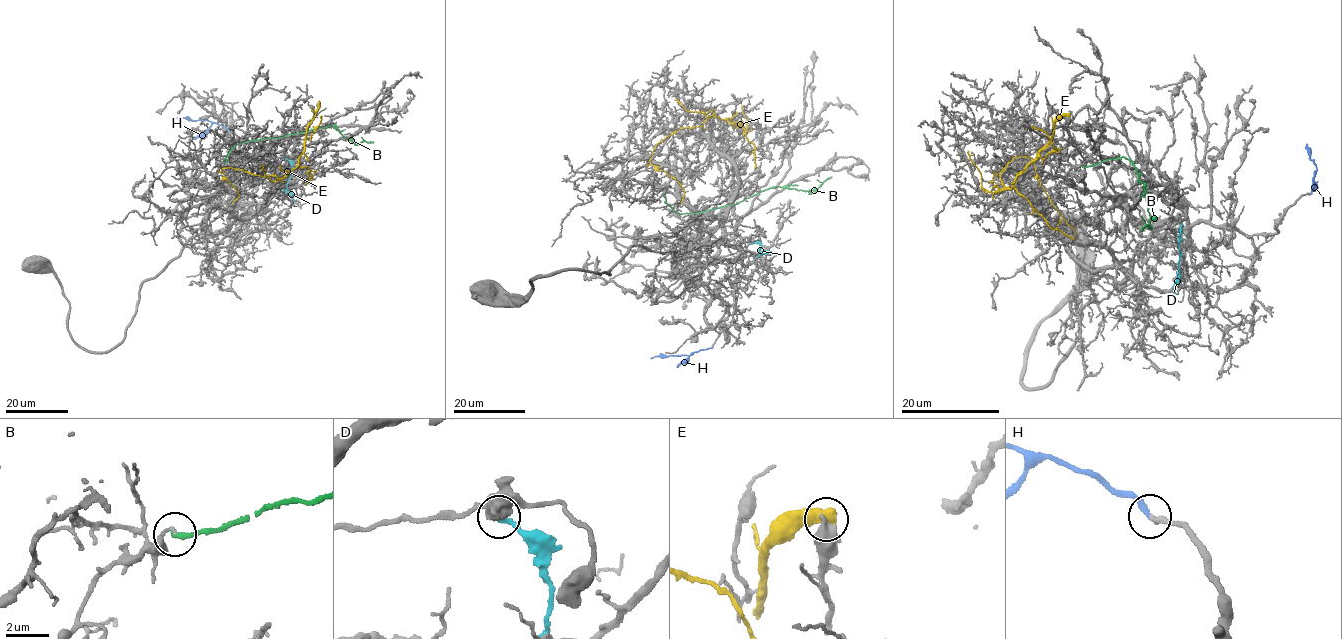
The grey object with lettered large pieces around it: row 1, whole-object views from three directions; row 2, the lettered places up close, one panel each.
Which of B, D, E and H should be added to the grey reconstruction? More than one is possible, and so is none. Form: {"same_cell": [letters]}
{"same_cell": ["H"]}

